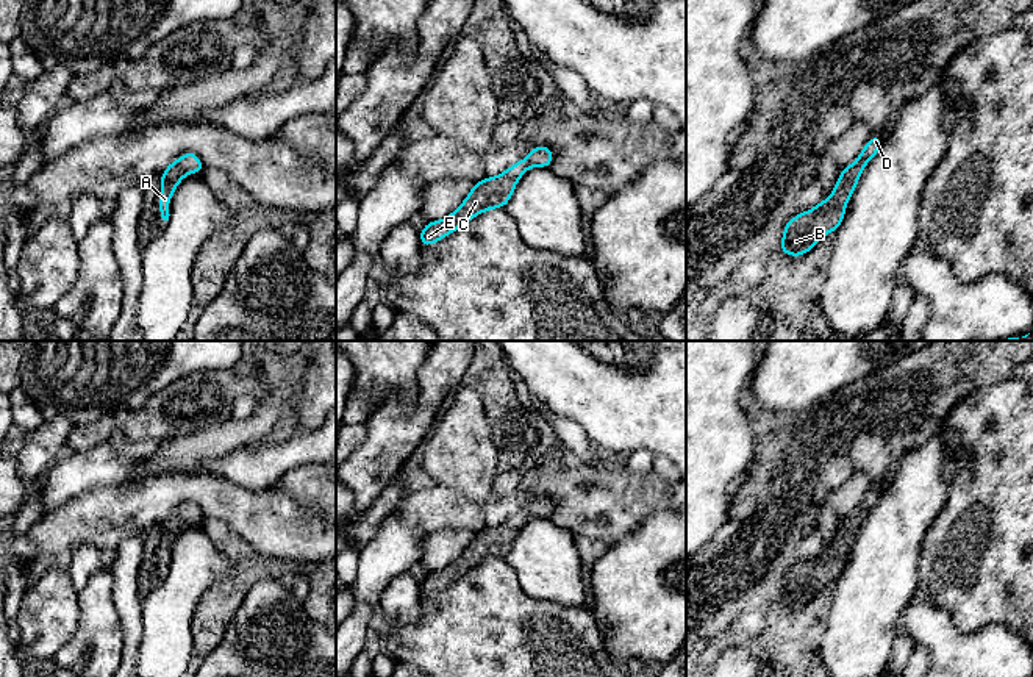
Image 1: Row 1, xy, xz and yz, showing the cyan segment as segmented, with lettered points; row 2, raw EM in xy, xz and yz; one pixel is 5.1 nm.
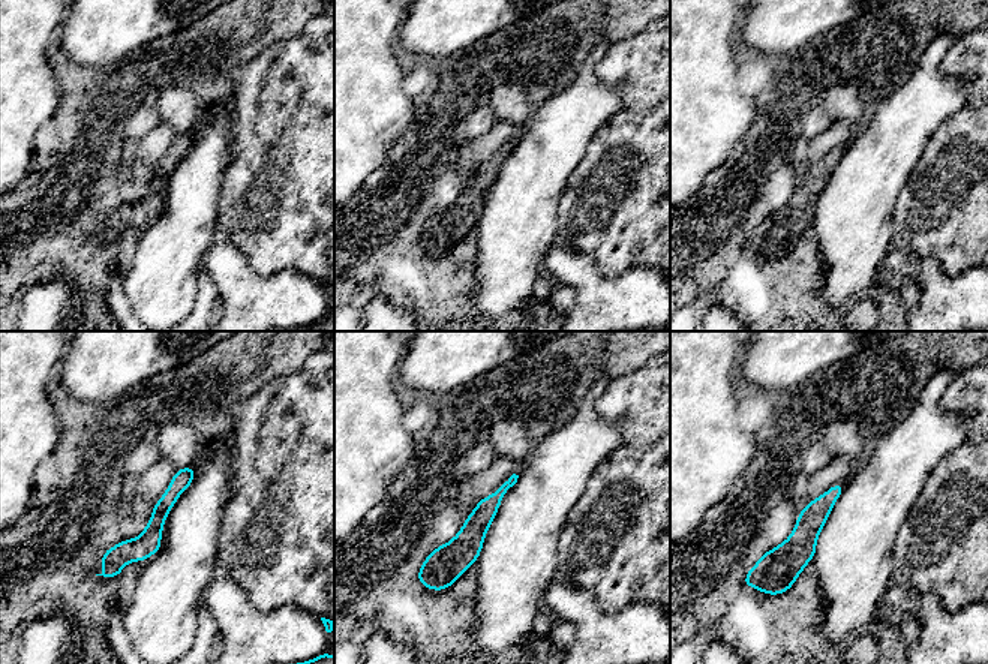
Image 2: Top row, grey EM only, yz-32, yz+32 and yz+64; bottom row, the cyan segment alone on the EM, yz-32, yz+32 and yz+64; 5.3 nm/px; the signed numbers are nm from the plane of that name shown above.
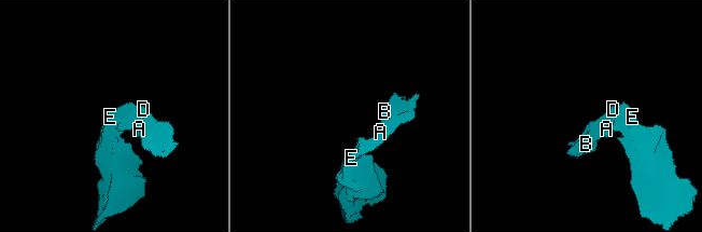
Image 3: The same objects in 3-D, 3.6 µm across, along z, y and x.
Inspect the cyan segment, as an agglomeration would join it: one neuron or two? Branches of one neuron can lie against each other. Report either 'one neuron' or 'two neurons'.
one neuron

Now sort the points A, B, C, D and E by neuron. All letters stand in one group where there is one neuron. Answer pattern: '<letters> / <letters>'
A B C D E

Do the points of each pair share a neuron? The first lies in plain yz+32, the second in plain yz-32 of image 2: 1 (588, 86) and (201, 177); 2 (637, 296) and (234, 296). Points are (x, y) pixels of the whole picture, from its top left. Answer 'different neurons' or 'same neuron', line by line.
1: same neuron
2: same neuron

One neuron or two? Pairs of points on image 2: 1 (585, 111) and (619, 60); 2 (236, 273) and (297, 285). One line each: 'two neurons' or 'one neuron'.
1: two neurons
2: one neuron

